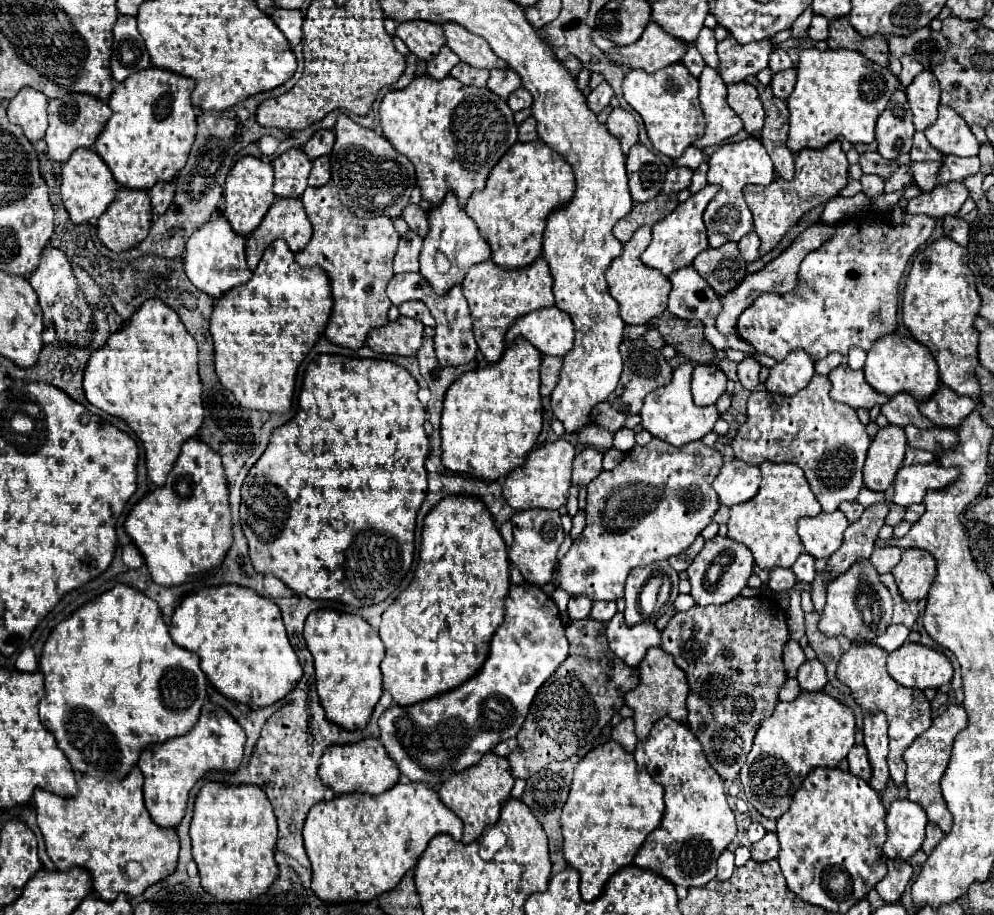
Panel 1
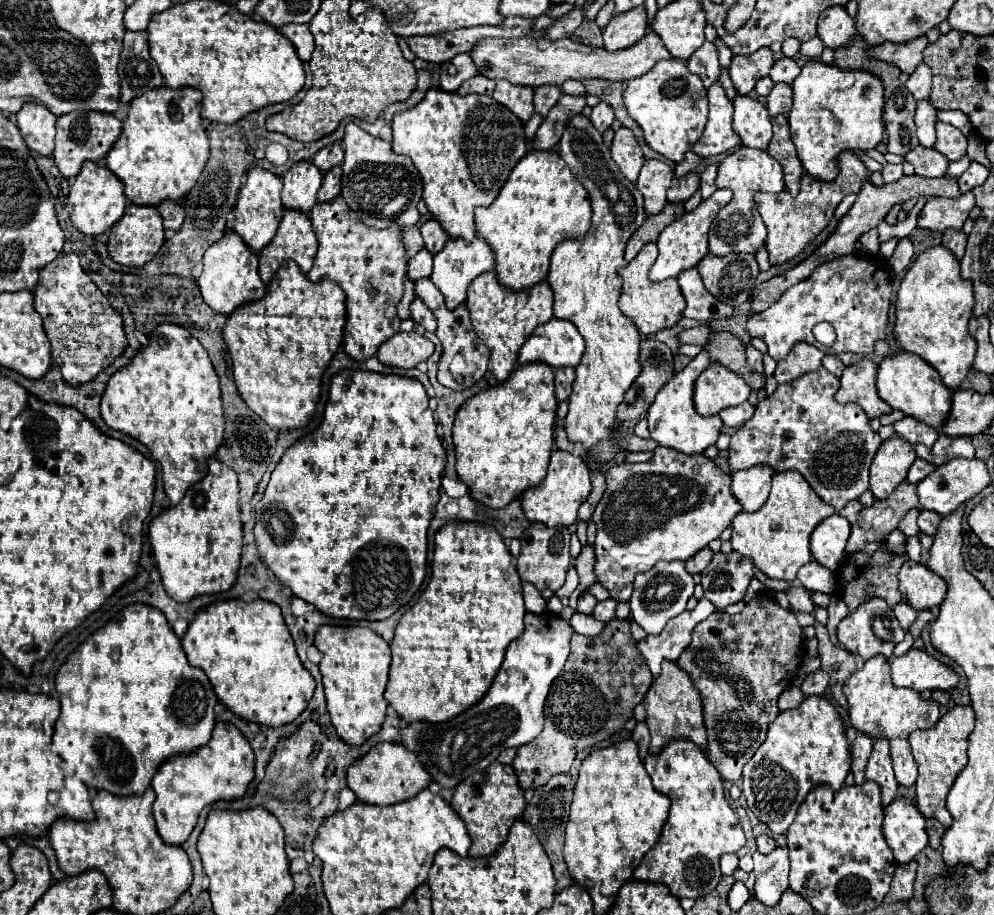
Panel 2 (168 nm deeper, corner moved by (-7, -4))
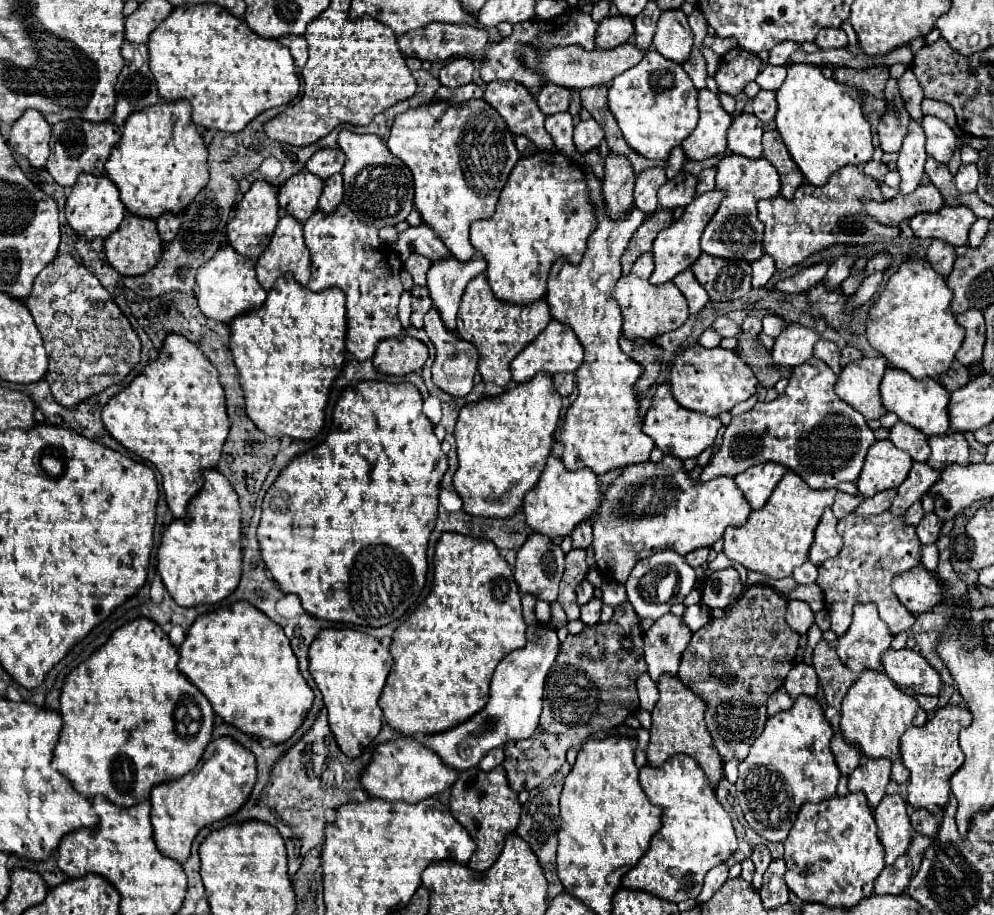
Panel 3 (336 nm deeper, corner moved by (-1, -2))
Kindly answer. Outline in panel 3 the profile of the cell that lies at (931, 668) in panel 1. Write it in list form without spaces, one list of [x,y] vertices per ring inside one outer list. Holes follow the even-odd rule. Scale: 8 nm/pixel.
[[[910,648],[888,650],[882,656],[882,666],[896,686],[910,688],[916,694],[938,696],[942,688],[940,672],[934,670],[918,652]]]

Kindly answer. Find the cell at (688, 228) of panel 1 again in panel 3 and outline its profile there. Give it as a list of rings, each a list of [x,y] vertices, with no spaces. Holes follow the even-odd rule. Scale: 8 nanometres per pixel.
[[[712,190],[708,194],[700,194],[696,196],[686,208],[684,208],[684,214],[680,220],[676,220],[674,224],[670,224],[668,228],[664,228],[662,232],[658,232],[656,240],[654,240],[654,248],[652,248],[652,254],[654,254],[654,272],[650,276],[650,284],[664,284],[668,280],[672,280],[676,274],[680,274],[682,270],[690,268],[696,258],[702,254],[700,250],[700,236],[706,228],[706,224],[710,222],[710,218],[716,214],[722,198],[726,194],[722,190]]]

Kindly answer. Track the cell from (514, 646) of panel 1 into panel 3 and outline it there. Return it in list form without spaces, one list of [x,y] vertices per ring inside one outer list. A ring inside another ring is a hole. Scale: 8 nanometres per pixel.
[[[542,624],[528,626],[526,638],[528,642],[524,648],[510,652],[496,666],[490,684],[490,700],[480,712],[450,730],[422,738],[422,744],[438,754],[444,766],[462,772],[466,768],[478,766],[482,756],[486,756],[486,752],[490,752],[492,748],[504,746],[510,740],[530,738],[534,734],[542,710],[544,678],[558,656],[560,642],[556,630],[550,624],[546,624],[546,628]]]

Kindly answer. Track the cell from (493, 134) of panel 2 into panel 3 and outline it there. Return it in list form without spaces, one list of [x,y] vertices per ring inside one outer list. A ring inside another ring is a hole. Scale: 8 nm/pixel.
[[[432,100],[428,104],[420,104],[418,108],[410,108],[404,114],[398,114],[386,144],[394,156],[404,160],[414,176],[414,206],[422,214],[422,220],[442,238],[456,260],[470,260],[474,248],[468,240],[468,228],[474,220],[490,218],[494,214],[504,182],[520,158],[514,136],[502,116],[486,100],[466,100],[458,104]]]

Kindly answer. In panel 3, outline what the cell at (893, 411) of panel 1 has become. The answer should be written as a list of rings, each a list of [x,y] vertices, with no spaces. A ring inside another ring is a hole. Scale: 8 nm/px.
[[[896,422],[890,428],[890,438],[888,438],[896,448],[908,452],[912,456],[912,460],[918,462],[926,462],[930,448],[928,448],[928,438],[926,434],[922,434],[920,430],[914,430],[914,426],[904,424],[904,422]]]

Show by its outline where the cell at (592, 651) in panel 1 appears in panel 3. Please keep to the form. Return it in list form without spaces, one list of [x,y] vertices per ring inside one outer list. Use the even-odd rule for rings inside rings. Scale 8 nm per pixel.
[[[616,608],[610,622],[590,626],[580,634],[568,634],[568,638],[560,644],[558,658],[546,676],[544,710],[542,710],[540,724],[534,732],[534,736],[530,740],[516,740],[516,742],[510,742],[504,746],[506,760],[502,766],[506,768],[506,776],[508,776],[510,788],[514,788],[514,792],[522,792],[526,788],[532,790],[532,788],[540,786],[546,778],[550,778],[552,774],[556,774],[562,768],[562,764],[566,762],[566,752],[570,748],[582,746],[588,736],[592,736],[600,730],[608,730],[608,728],[622,724],[632,714],[632,708],[634,708],[634,712],[640,708],[636,680],[640,674],[646,672],[646,664],[644,664],[644,656],[642,656],[642,632],[638,628],[638,622],[640,620],[634,614],[634,608],[628,618],[622,608]],[[630,634],[632,634],[632,644],[634,644],[632,652],[628,652],[622,646],[622,640]]]

